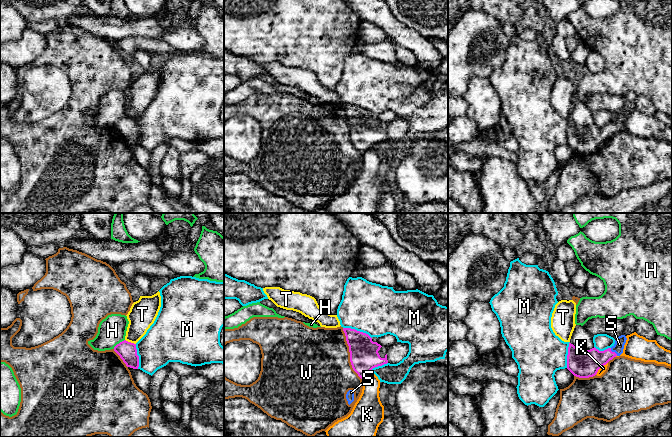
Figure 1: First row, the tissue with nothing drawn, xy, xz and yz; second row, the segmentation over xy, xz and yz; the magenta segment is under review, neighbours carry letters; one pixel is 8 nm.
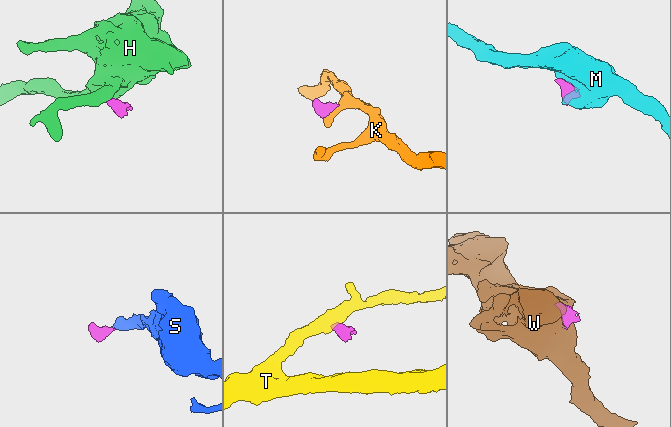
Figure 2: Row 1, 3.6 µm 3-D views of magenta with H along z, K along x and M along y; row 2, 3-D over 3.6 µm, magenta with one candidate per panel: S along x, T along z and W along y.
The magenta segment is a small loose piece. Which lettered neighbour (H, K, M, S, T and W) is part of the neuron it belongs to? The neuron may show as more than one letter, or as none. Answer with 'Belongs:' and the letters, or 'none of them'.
Belongs: S

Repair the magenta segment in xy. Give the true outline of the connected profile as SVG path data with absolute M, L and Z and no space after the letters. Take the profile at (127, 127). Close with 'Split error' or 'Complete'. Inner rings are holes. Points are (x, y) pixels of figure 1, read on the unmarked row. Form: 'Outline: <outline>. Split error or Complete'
Outline: M124 116L114 123L114 127L120 132L127 143L138 145L139 132L137 131L136 120Z. Complete

